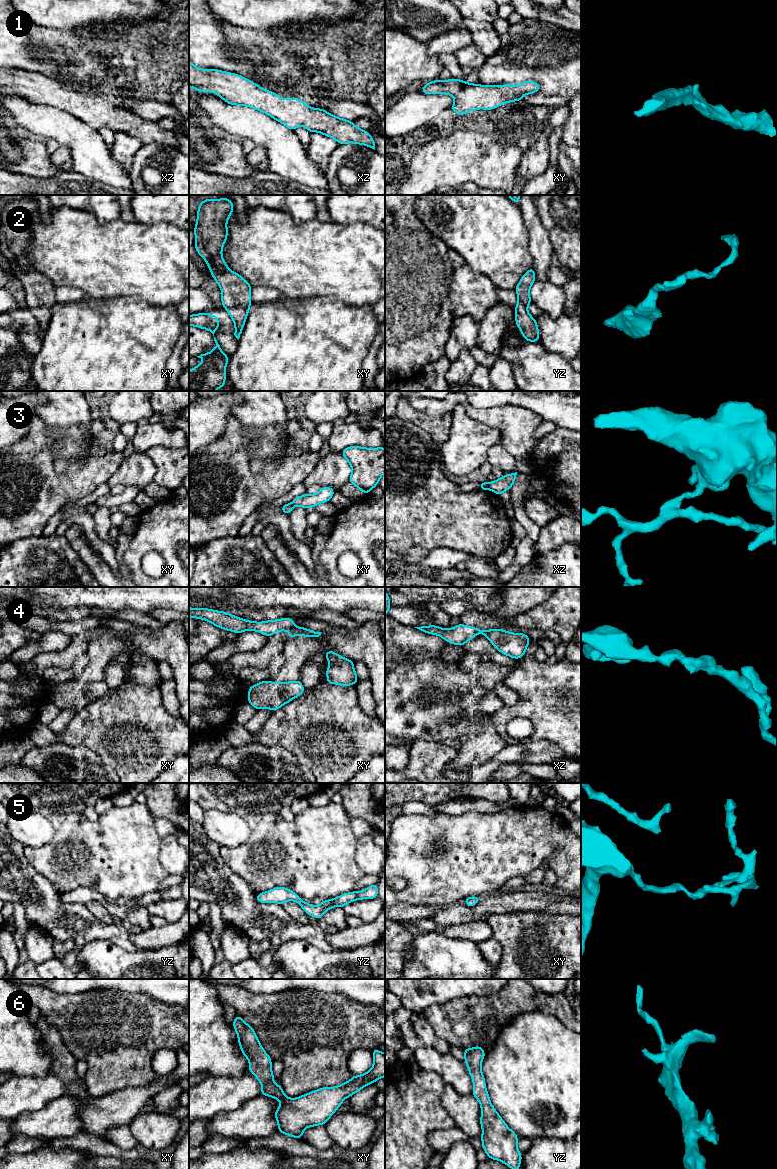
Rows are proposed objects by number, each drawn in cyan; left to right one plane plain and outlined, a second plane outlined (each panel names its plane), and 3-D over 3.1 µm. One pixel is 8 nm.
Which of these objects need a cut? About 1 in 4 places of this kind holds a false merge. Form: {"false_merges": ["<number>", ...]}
{"false_merges": ["3", "4"]}

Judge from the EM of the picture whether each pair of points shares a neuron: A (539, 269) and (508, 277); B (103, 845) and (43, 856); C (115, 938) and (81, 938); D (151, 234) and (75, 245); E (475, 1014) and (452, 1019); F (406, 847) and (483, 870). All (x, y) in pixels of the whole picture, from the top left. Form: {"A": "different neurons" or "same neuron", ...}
{"A": "different neurons", "B": "same neuron", "C": "same neuron", "D": "same neuron", "E": "same neuron", "F": "same neuron"}

